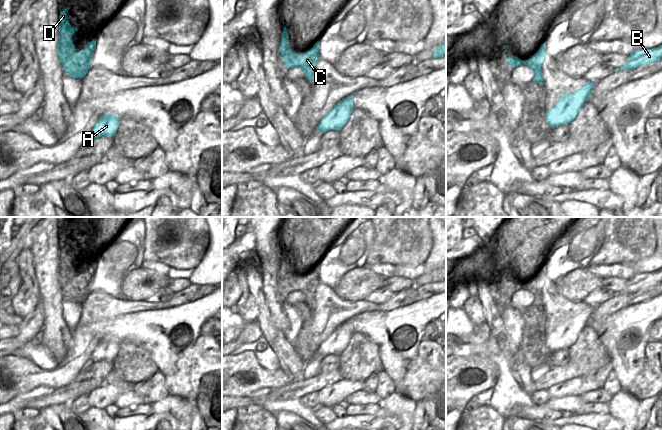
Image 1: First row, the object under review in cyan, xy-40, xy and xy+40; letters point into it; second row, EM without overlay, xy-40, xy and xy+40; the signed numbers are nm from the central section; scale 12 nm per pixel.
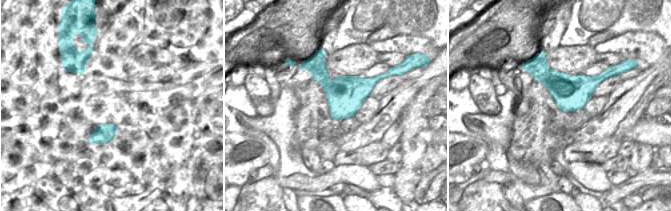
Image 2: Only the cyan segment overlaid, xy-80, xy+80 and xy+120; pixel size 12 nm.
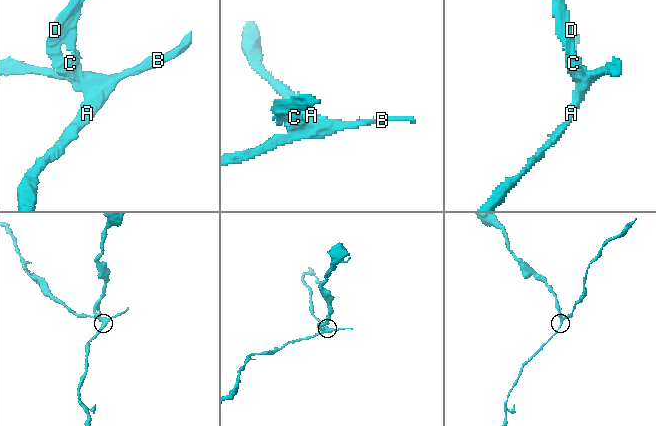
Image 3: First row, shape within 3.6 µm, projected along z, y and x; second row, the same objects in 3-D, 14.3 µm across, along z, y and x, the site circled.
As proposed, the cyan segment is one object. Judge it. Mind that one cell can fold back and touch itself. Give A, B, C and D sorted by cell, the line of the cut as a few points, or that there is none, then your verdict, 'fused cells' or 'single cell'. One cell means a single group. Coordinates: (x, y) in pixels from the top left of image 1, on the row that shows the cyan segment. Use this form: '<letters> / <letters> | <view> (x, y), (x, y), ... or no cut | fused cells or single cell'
A B / C D | xy+40 (531, 63), (535, 69), (535, 77), (533, 79) | fused cells

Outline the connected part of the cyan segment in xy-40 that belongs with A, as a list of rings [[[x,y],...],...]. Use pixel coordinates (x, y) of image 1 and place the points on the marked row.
[[[106,113],[98,119],[89,135],[93,139],[102,136],[113,137],[119,128],[119,125],[119,116]]]

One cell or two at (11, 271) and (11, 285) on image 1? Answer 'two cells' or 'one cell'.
one cell

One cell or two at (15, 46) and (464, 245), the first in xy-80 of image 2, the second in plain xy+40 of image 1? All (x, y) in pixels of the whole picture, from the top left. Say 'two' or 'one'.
two

